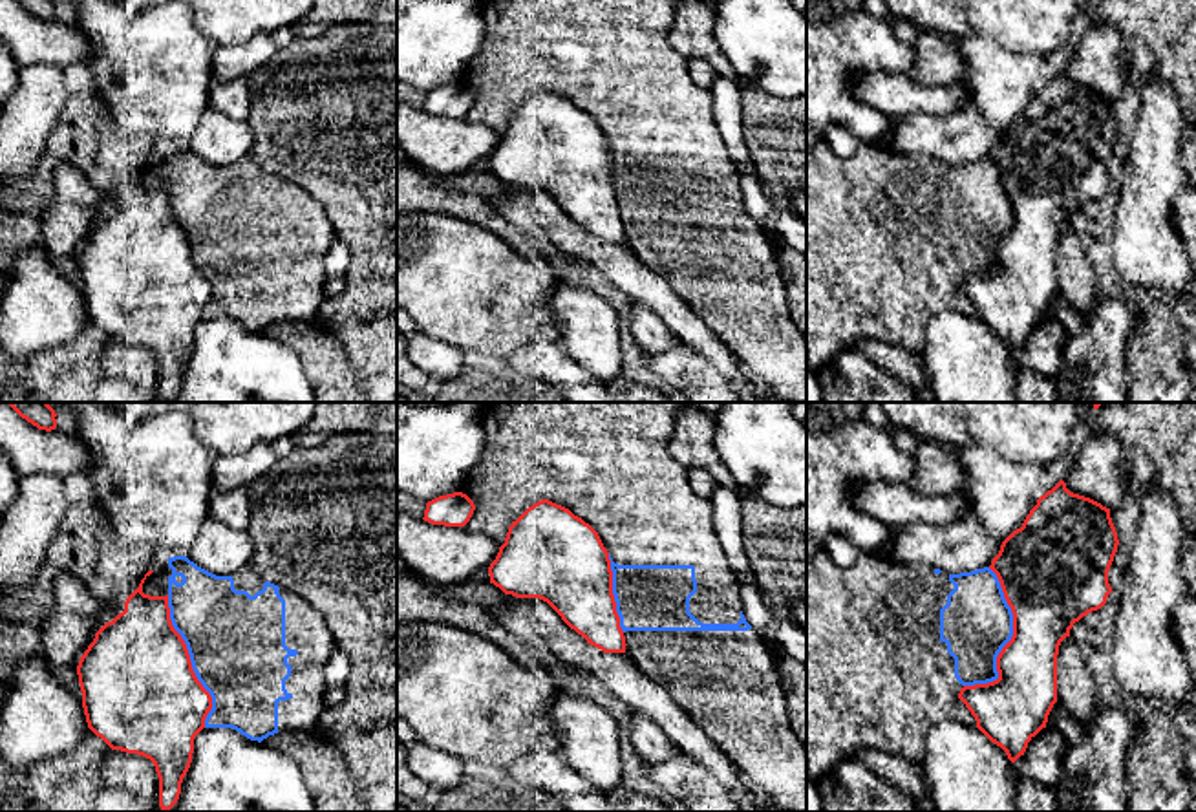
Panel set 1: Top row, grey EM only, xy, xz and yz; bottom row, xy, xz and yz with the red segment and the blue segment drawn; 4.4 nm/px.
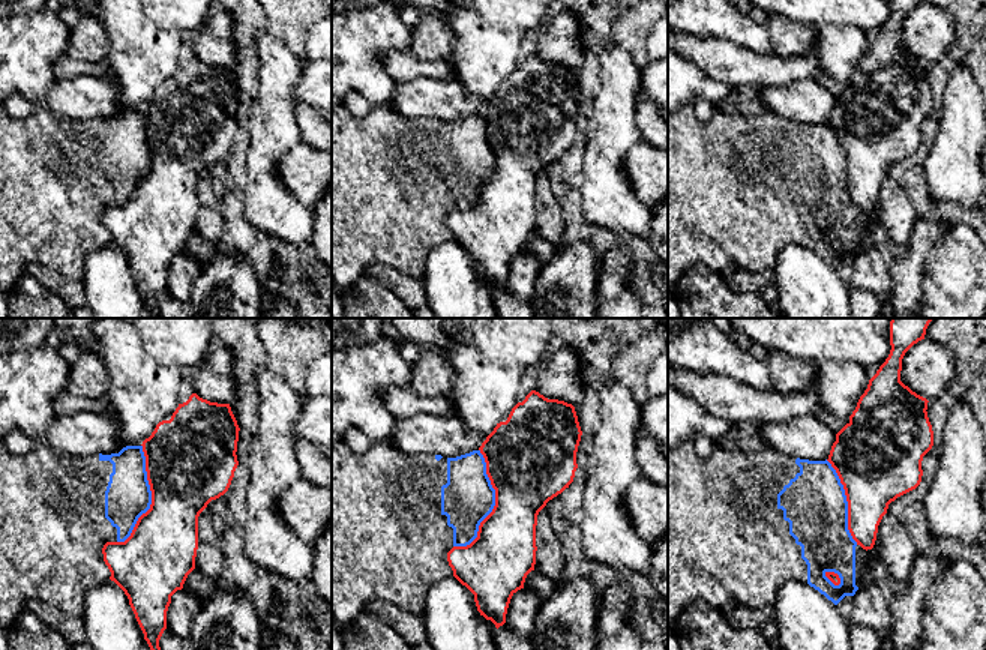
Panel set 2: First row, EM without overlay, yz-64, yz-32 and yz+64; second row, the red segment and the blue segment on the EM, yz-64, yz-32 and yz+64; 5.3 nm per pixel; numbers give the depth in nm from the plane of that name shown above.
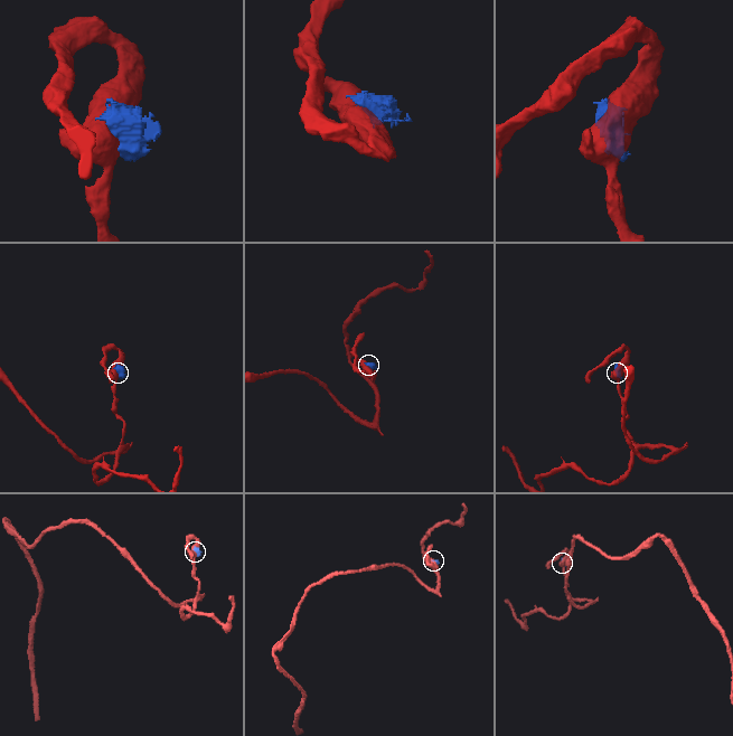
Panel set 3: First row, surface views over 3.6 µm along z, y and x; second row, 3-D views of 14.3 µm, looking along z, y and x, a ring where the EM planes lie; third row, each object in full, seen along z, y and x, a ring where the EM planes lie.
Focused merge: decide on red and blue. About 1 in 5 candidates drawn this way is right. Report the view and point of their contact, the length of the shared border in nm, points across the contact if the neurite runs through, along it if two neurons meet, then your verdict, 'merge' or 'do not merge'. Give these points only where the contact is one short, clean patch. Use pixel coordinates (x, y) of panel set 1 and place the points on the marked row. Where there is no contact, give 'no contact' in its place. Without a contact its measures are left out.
yz (1012, 639) | 550 nm | do not merge

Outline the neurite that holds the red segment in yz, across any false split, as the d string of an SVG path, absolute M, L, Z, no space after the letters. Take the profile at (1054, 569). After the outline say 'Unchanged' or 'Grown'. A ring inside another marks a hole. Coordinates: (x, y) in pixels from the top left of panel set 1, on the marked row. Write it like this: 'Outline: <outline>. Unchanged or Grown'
Outline: M1061 479L1037 499L1020 529L1000 545L989 569L997 574L1013 613L1013 636L997 657L998 678L964 686L958 699L977 728L1015 763L1028 743L1046 728L1057 702L1057 655L1075 622L1106 604L1112 587L1108 571L1117 552L1117 532L1110 508L1073 494Z. Unchanged

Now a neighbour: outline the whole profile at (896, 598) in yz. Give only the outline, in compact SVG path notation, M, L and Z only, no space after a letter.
M827 550L806 560L806 775L812 781L823 777L841 757L856 755L860 750L880 750L920 763L925 753L929 732L945 719L977 726L975 717L958 699L964 686L988 684L998 678L997 657L1013 636L1013 613L1008 605L997 574L989 569L949 574L933 565L902 565L876 552L861 552L858 561L847 569L836 565Z

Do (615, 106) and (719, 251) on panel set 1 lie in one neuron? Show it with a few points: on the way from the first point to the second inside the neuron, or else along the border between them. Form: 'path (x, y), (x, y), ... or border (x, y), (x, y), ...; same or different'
path (651, 143), (670, 161), (681, 203), (692, 214); same

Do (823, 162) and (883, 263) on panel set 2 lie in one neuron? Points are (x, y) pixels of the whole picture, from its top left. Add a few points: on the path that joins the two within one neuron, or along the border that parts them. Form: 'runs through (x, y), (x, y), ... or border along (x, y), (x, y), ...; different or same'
border along (871, 243), (853, 260); different

